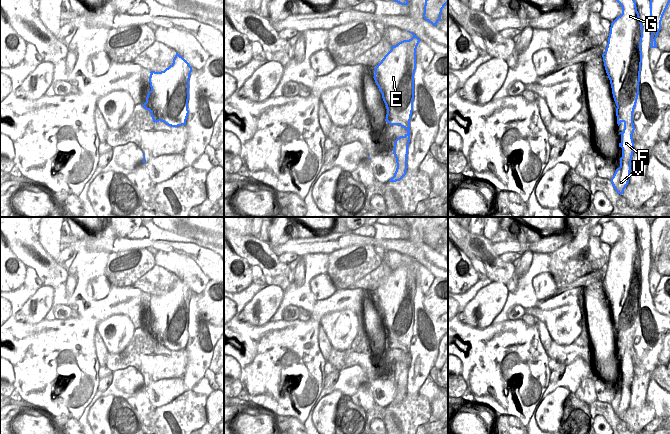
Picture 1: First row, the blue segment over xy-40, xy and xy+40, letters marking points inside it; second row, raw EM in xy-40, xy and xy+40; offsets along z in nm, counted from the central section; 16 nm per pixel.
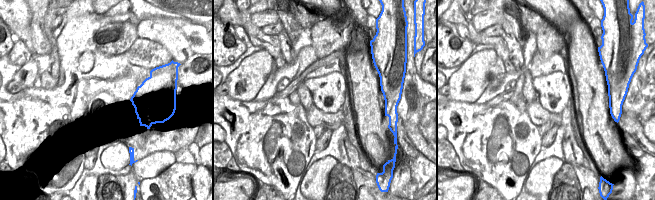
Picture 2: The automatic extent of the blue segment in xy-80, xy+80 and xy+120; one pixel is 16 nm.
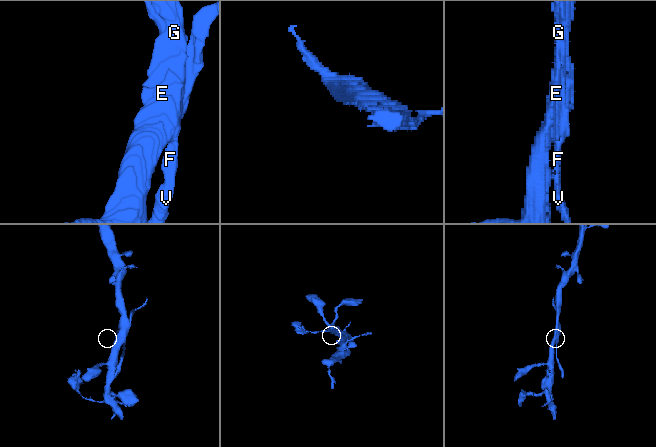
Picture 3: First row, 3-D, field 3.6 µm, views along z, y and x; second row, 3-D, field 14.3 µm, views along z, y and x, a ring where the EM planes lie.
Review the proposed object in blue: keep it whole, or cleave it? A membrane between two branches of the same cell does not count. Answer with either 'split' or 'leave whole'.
split

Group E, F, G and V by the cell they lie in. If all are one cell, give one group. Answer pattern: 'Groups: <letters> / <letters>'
Groups: E G / F V.

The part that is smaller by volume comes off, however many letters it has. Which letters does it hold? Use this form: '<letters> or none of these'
F, V.

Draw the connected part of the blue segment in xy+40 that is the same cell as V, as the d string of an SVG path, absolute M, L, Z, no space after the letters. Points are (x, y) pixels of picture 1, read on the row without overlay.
M630 297L627 304L624 304L620 313L620 321L615 326L616 329L623 332L627 338L627 344L624 347L624 353L621 358L619 371L622 372L622 381L620 382L620 391L616 393L611 407L620 419L628 409L631 395L631 384L634 376L634 366L632 359L635 351L633 347L633 336L639 319L640 302L638 297Z

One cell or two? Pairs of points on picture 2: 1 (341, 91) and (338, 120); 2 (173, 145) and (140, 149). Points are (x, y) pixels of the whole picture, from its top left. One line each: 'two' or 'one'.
1: two
2: one

